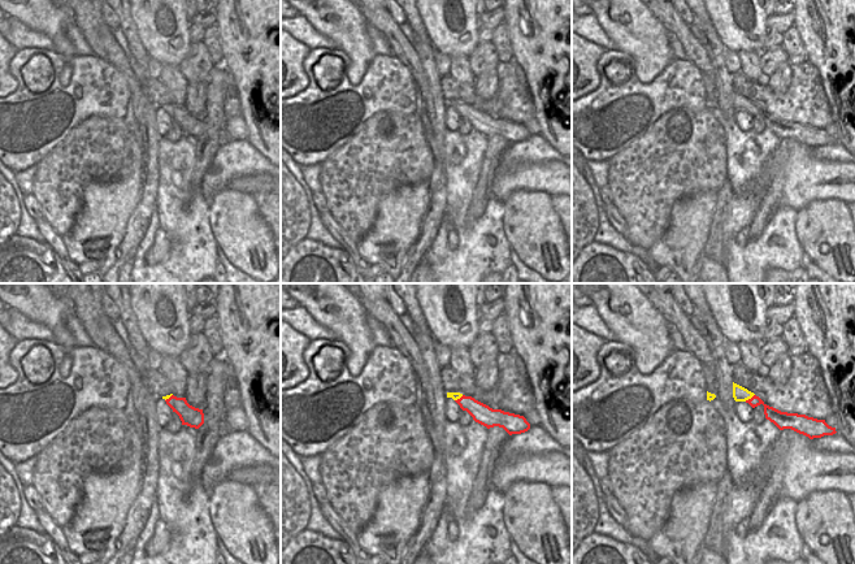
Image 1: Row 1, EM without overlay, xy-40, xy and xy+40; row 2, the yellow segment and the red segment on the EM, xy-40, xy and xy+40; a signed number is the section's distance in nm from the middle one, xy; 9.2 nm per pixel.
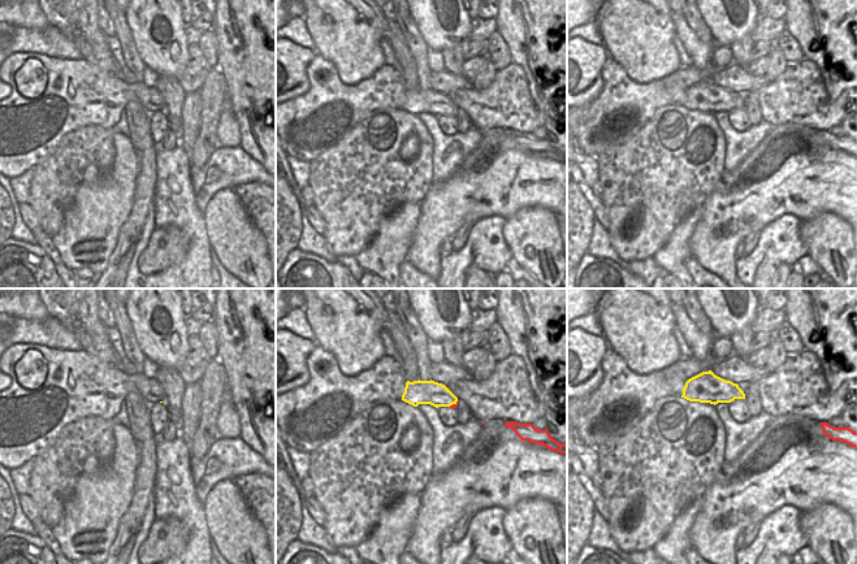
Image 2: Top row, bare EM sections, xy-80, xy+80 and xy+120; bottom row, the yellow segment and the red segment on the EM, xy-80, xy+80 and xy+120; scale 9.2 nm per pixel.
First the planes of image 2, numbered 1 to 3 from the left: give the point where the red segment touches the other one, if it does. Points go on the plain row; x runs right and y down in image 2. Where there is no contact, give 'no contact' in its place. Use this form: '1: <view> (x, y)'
1: no contact
2: xy+80 (453, 112)
3: no contact

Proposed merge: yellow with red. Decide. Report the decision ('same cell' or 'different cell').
same cell

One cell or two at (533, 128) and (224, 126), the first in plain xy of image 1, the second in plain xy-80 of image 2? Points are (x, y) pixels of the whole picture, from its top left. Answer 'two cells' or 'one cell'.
one cell

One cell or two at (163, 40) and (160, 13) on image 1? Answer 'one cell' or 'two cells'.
one cell

